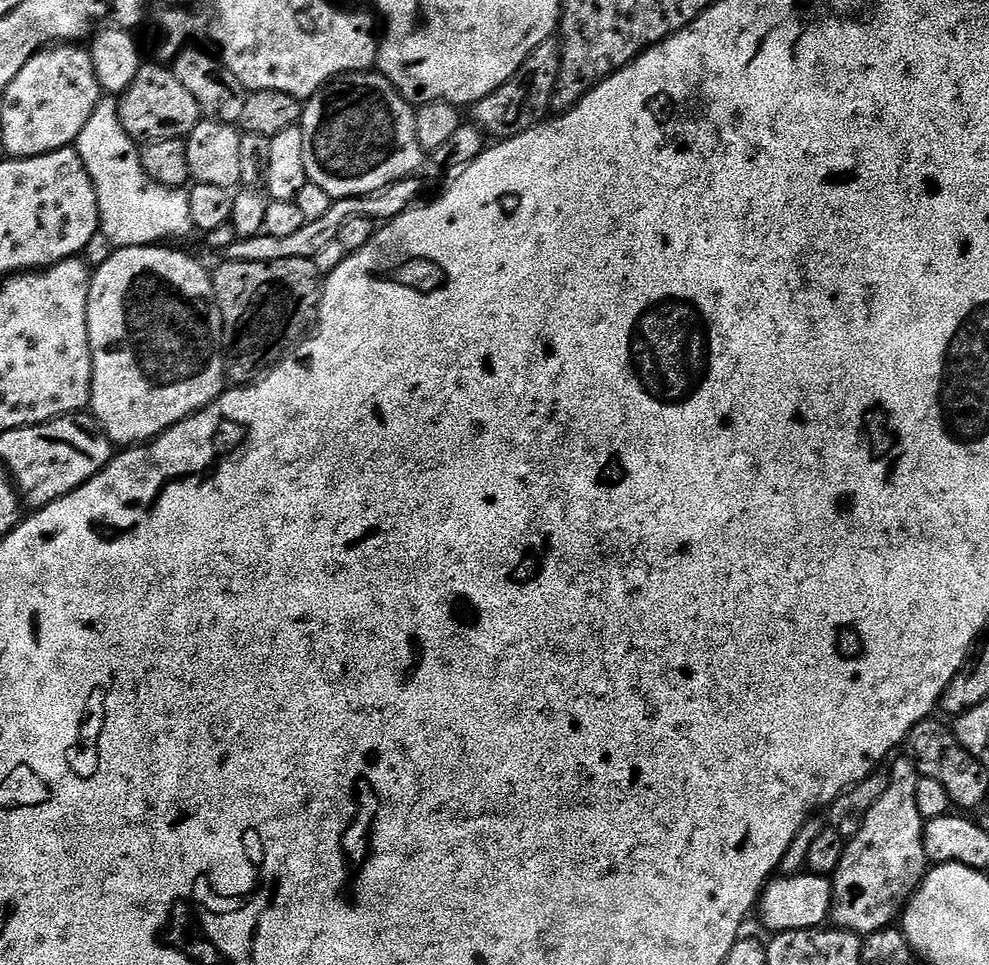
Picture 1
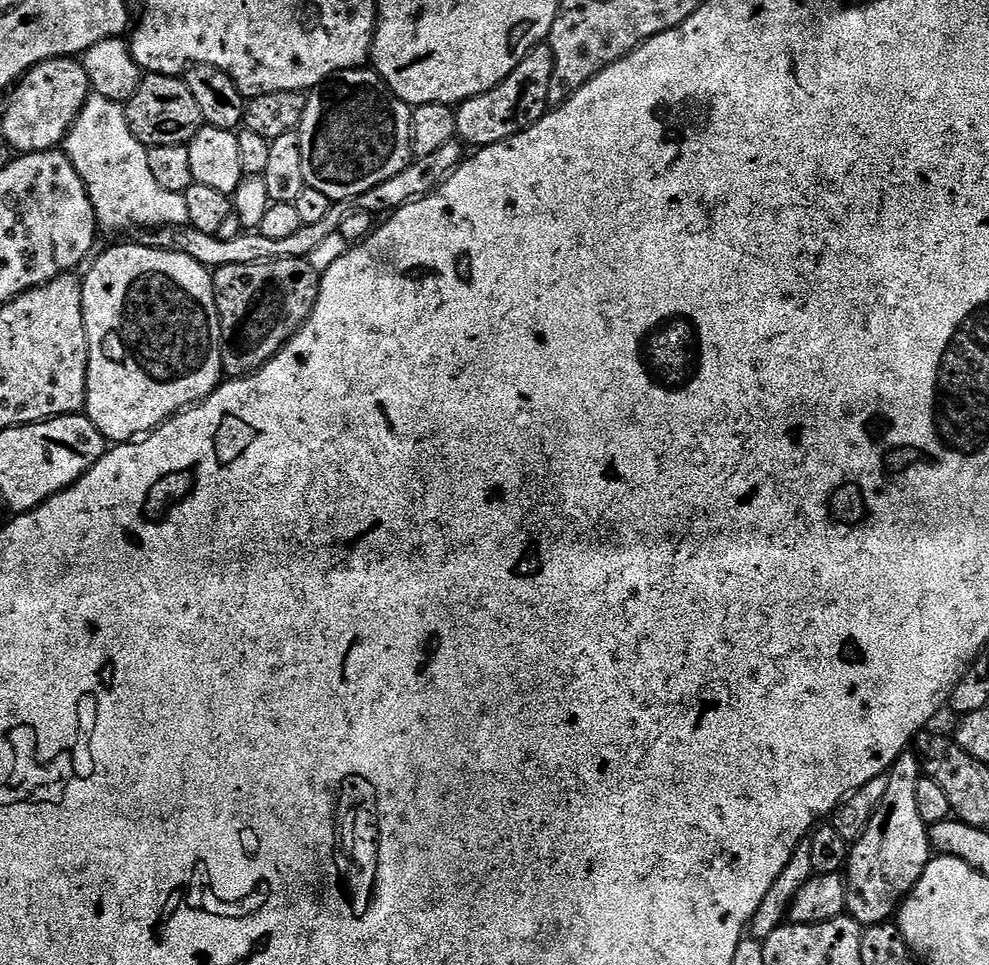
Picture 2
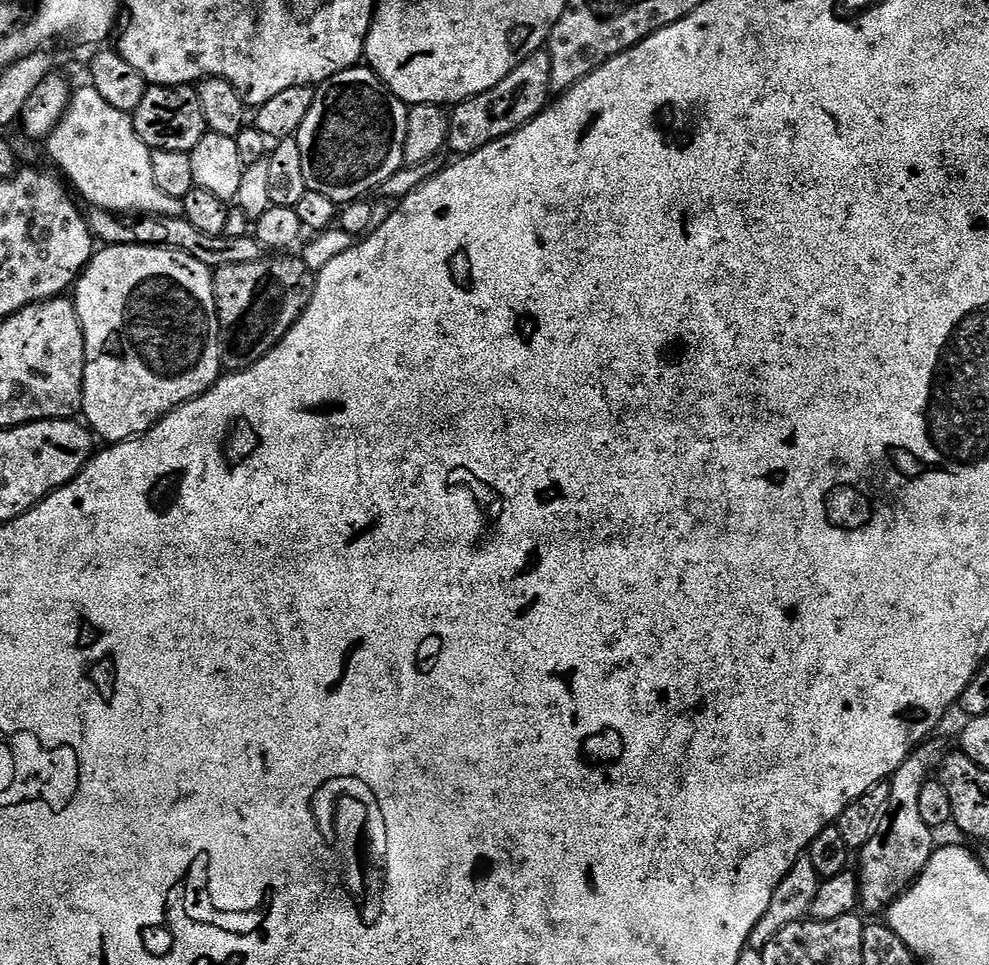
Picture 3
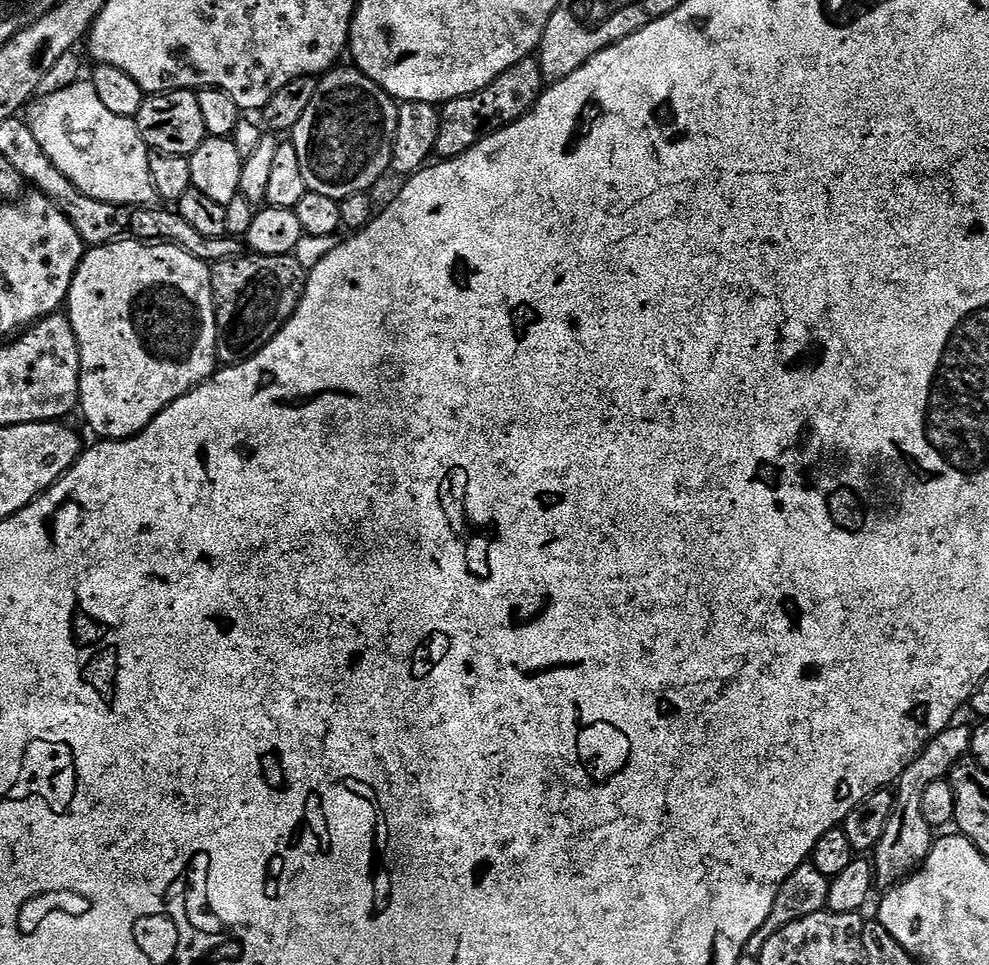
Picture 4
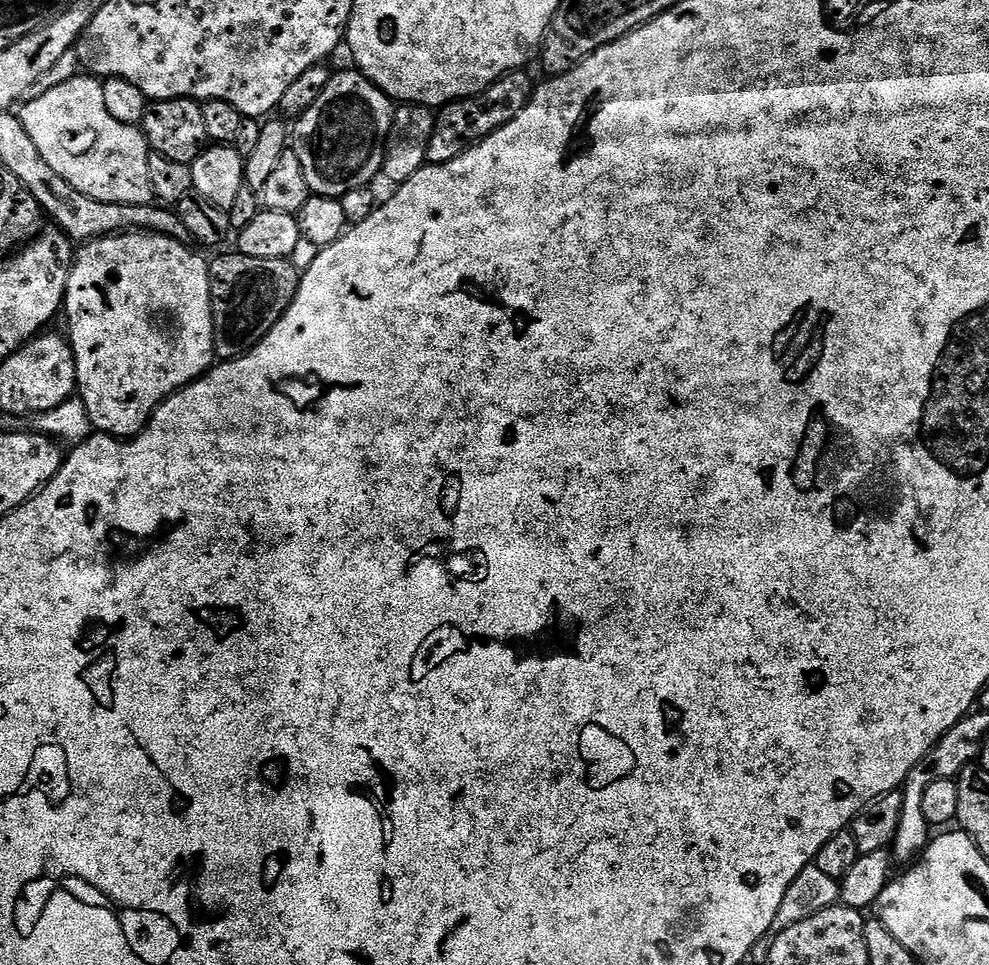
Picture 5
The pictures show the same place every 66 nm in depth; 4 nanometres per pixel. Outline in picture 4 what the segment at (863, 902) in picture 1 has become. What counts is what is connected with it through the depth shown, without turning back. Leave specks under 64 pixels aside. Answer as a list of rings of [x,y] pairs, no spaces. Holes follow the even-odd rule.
[[[953,723],[951,728],[942,730],[927,744],[906,766],[898,781],[898,789],[895,793],[896,805],[890,814],[890,822],[874,849],[874,867],[876,869],[876,884],[882,886],[895,886],[909,874],[923,864],[930,854],[934,843],[934,829],[922,818],[922,794],[926,786],[930,786],[932,780],[947,777],[952,767],[961,763],[972,751],[972,728],[969,725]]]

